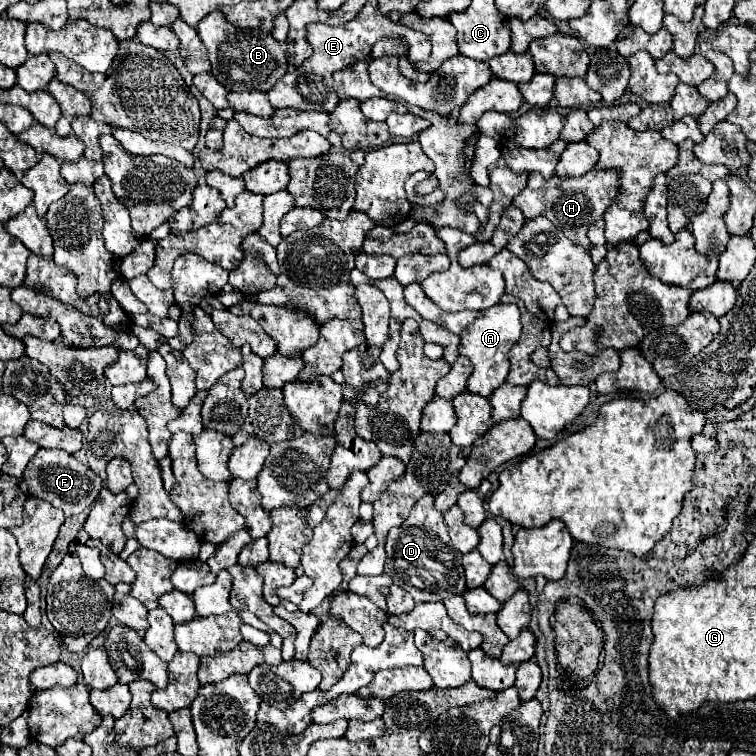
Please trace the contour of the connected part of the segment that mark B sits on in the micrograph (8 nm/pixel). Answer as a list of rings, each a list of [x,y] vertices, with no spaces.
[[[215,10],[211,14],[207,14],[199,24],[197,24],[197,32],[209,52],[209,62],[211,62],[211,74],[227,88],[227,90],[247,90],[247,92],[269,92],[269,88],[287,72],[287,58],[285,58],[285,42],[277,42],[269,32],[261,30],[261,28],[237,28],[231,22],[227,22],[227,18],[223,16],[223,12]]]

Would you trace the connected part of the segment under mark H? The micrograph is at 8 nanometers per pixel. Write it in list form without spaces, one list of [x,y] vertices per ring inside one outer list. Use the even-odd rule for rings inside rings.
[[[593,168],[591,172],[583,174],[583,176],[567,176],[567,178],[559,178],[559,176],[551,176],[549,180],[545,180],[541,174],[531,172],[527,186],[523,188],[521,194],[515,196],[513,204],[517,208],[523,210],[525,218],[535,218],[535,216],[545,216],[549,218],[559,230],[563,230],[563,234],[569,240],[575,240],[575,244],[583,244],[585,248],[591,248],[589,240],[587,240],[587,228],[603,216],[603,212],[609,208],[609,204],[613,204],[615,196],[617,196],[617,188],[615,186],[615,176],[617,172],[603,172]]]

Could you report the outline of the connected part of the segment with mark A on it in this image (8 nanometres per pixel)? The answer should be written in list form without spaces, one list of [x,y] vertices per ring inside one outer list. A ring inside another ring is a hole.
[[[495,304],[483,312],[483,316],[475,322],[471,322],[461,332],[461,344],[459,354],[467,356],[473,364],[473,372],[467,380],[467,390],[473,394],[479,394],[483,398],[489,398],[493,388],[501,386],[509,372],[509,350],[521,336],[521,322],[519,322],[519,308],[517,304]]]

